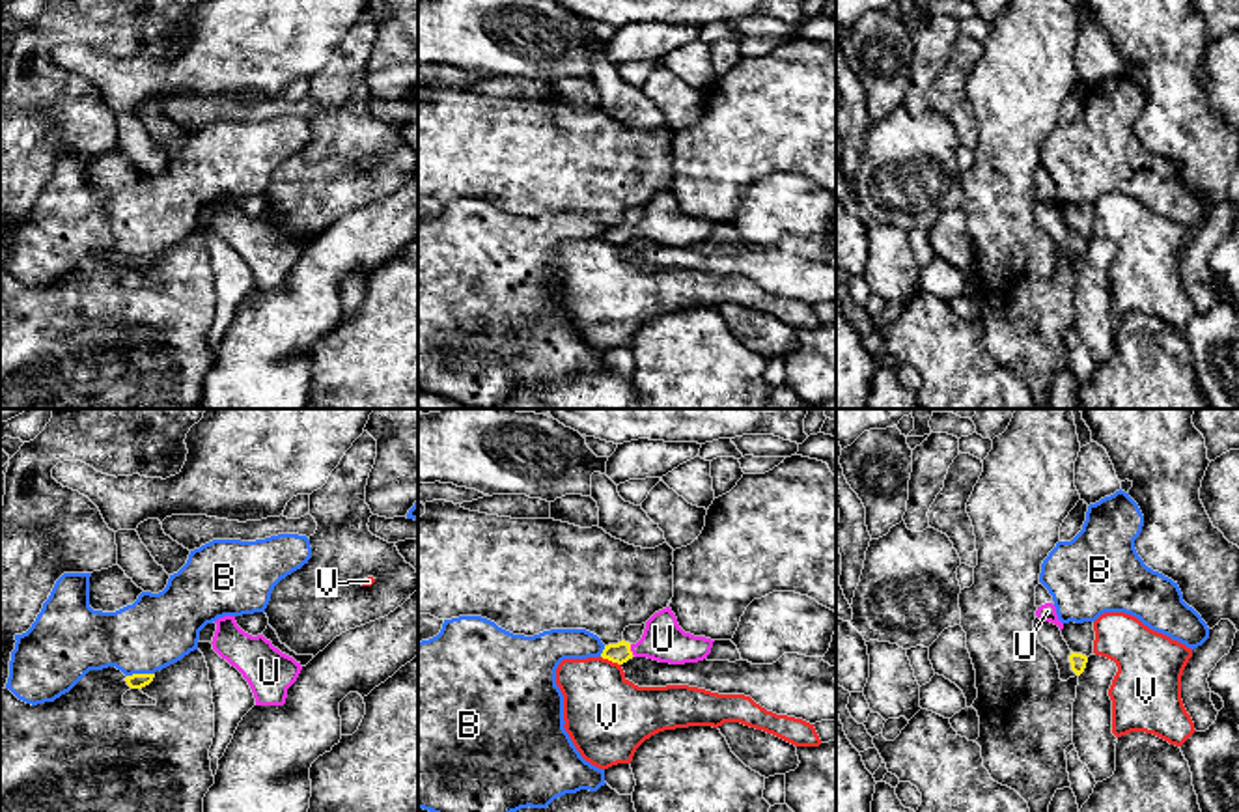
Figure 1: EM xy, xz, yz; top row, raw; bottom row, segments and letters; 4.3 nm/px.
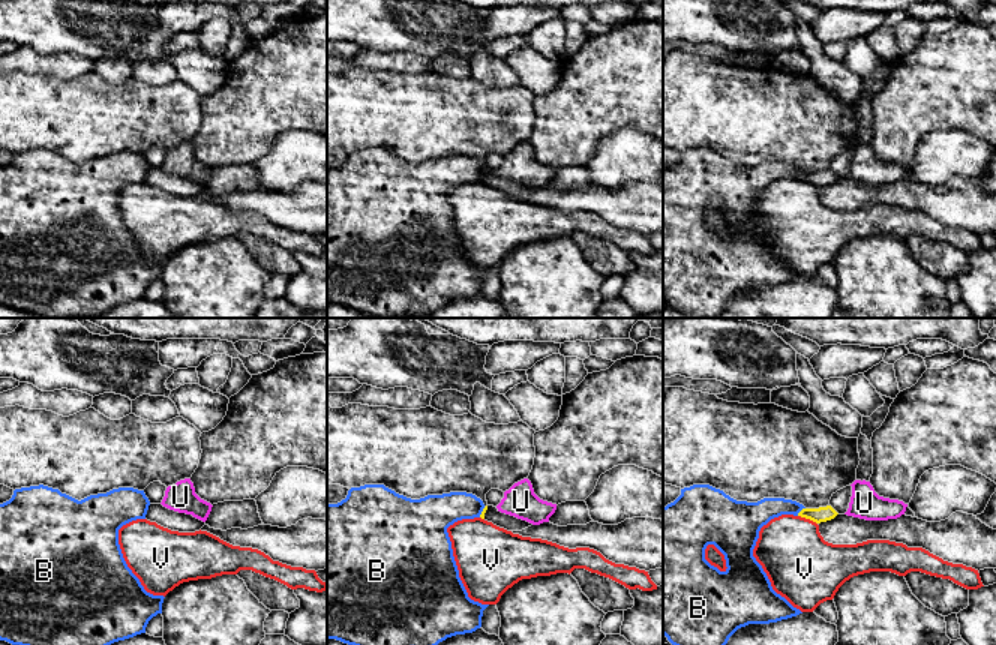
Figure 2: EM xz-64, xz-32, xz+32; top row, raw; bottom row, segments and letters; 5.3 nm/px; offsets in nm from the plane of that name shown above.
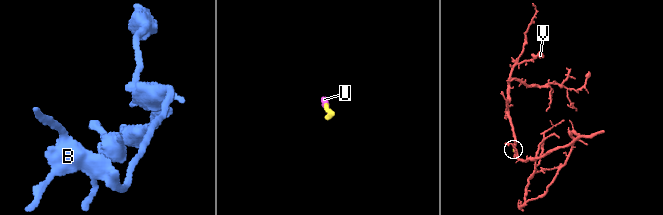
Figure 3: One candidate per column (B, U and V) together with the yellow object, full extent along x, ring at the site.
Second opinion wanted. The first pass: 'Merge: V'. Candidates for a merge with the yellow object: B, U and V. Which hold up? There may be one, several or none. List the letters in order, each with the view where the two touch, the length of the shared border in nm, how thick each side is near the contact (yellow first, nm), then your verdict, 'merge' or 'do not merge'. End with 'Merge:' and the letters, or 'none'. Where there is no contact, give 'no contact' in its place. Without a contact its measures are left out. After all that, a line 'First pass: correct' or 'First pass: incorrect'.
B: contact in xy; length 120 nm; calibres 60 and 320 nm; do not merge
U: contact in xz; length 50 nm; calibres 90 and 180 nm; merge
V: contact in xz; length 100 nm; calibres 90 and 360 nm; do not merge
Merge: U
First pass: incorrect

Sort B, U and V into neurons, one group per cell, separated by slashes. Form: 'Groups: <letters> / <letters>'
Groups: B / U / V

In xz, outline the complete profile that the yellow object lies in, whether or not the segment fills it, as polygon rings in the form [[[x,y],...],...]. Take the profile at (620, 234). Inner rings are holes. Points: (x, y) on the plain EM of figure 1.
[[[670,189],[655,194],[636,226],[625,222],[605,228],[601,239],[623,246],[633,239],[647,239],[659,245],[685,246],[707,241],[711,220],[685,215]]]

